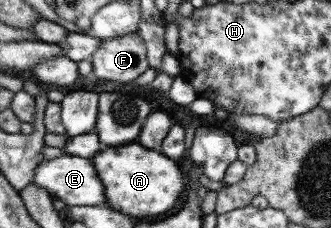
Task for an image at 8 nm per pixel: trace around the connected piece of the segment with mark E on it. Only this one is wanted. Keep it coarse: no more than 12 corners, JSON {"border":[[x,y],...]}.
{"border":[[93,159],[43,160],[33,183],[72,206],[109,207]]}

